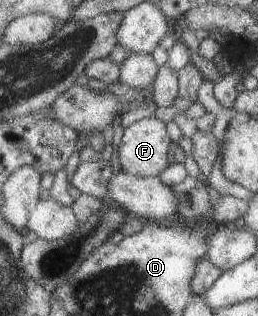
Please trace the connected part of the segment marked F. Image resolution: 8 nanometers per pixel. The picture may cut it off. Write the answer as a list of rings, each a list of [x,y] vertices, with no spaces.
[[[150,116],[123,130],[118,145],[121,171],[140,178],[155,177],[165,169],[170,143],[165,123]]]

